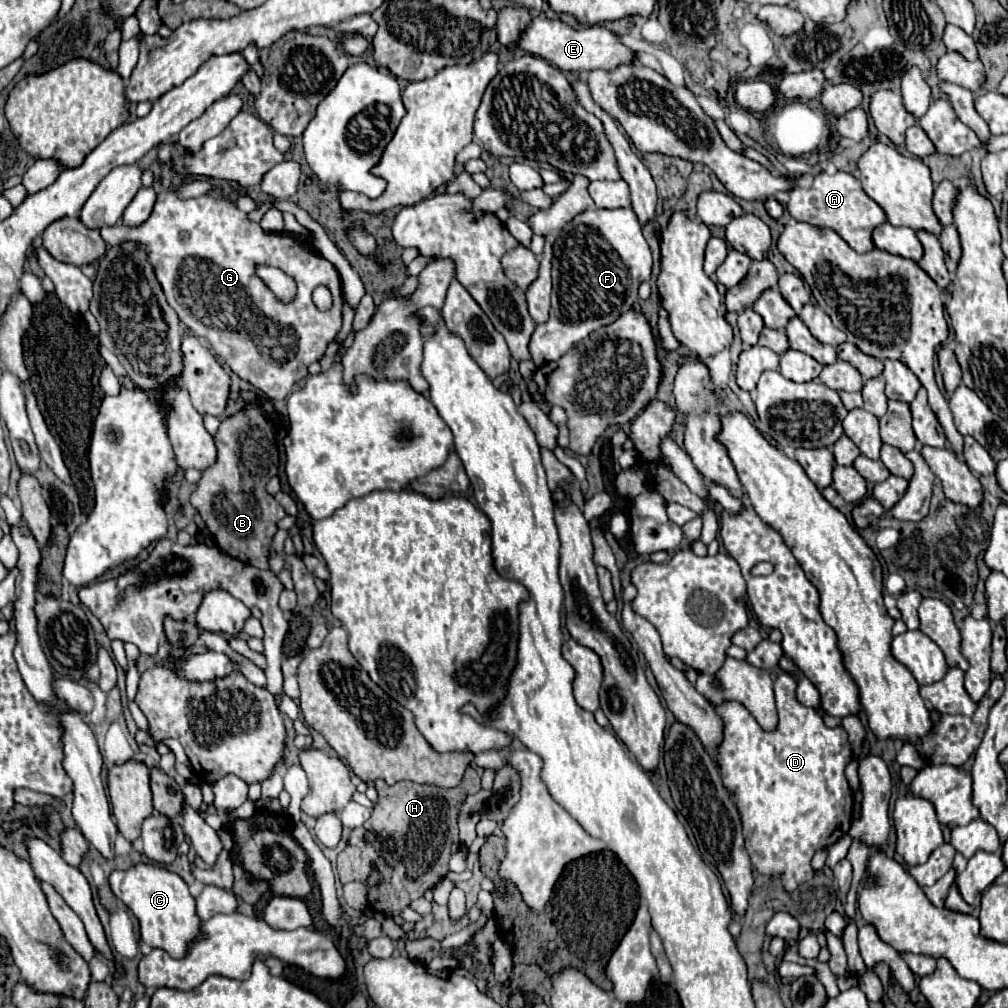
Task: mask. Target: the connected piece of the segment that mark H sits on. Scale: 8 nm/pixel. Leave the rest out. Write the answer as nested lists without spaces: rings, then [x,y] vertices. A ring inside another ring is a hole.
[[[470,767],[462,779],[462,785],[454,789],[442,789],[436,785],[418,785],[412,781],[400,781],[396,785],[386,785],[386,781],[376,781],[378,801],[374,805],[372,817],[358,829],[352,829],[348,845],[342,853],[338,853],[338,875],[342,883],[350,883],[356,879],[366,879],[370,873],[370,863],[374,861],[376,867],[384,873],[384,883],[374,887],[370,893],[370,907],[374,911],[390,911],[392,919],[400,923],[398,911],[408,907],[410,901],[422,897],[426,889],[432,889],[448,871],[448,859],[454,851],[460,849],[458,841],[458,811],[466,795],[480,791],[480,775]]]

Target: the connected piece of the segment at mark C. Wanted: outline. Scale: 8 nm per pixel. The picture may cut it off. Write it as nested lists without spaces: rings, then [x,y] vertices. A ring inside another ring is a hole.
[[[136,863],[126,871],[112,871],[108,877],[110,891],[132,911],[132,915],[138,919],[140,925],[140,939],[148,943],[150,947],[166,949],[172,957],[182,957],[186,953],[186,947],[190,941],[200,937],[200,919],[196,915],[196,901],[188,891],[188,885],[178,877],[176,873],[168,871],[166,867],[158,867],[152,863]]]

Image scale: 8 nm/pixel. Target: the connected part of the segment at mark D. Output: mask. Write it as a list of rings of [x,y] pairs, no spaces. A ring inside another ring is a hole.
[[[782,673],[774,681],[780,723],[778,729],[770,733],[764,731],[740,703],[728,701],[716,707],[716,713],[724,721],[724,741],[718,747],[716,759],[720,763],[720,775],[726,789],[736,795],[736,805],[742,815],[746,851],[758,873],[780,875],[782,885],[788,891],[794,891],[798,885],[814,877],[814,869],[810,865],[812,855],[818,849],[836,843],[848,833],[852,823],[852,791],[844,777],[844,769],[852,759],[848,733],[842,727],[826,727],[816,709],[810,709],[796,699],[796,687],[798,681],[790,673]]]

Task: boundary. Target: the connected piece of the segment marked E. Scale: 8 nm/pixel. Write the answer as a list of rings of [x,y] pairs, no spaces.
[[[534,17],[530,21],[530,25],[520,33],[516,47],[546,59],[548,63],[556,65],[562,71],[572,71],[572,73],[586,73],[592,69],[610,71],[622,63],[632,63],[634,59],[634,53],[626,45],[622,45],[616,39],[616,35],[606,27],[592,25],[592,27],[572,29],[560,19],[542,19],[542,17]]]

